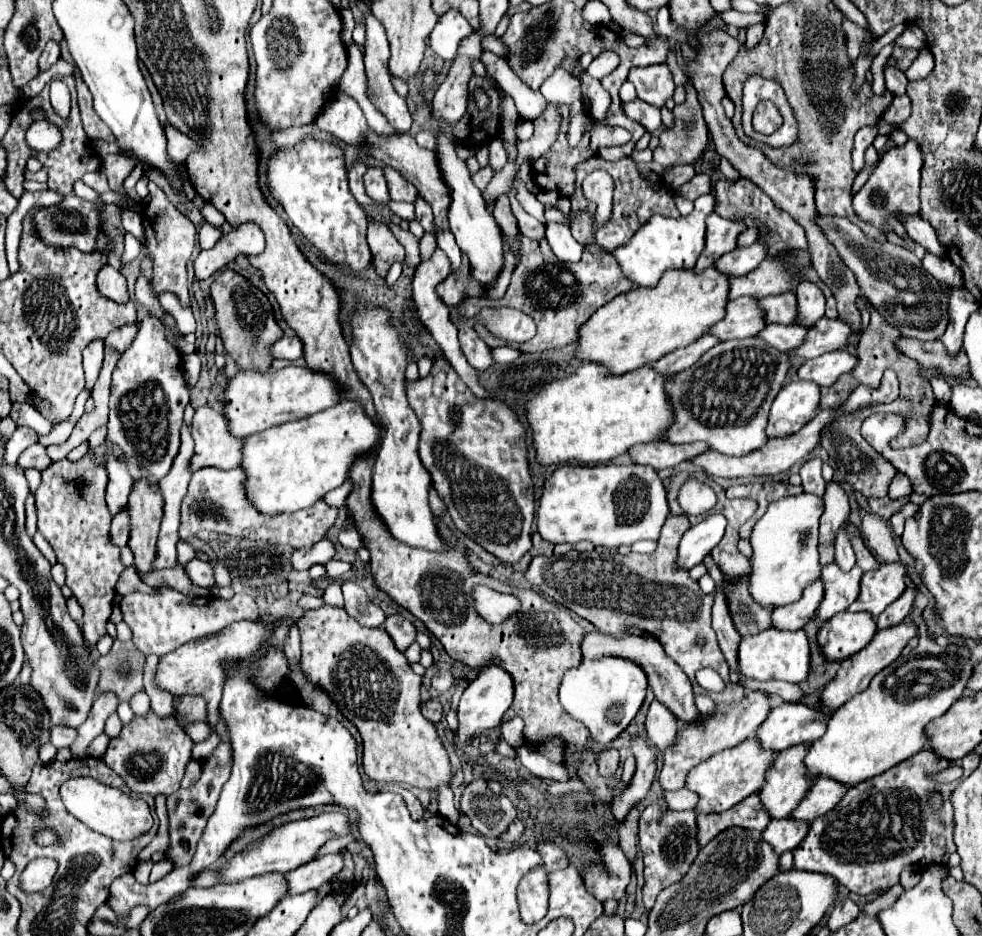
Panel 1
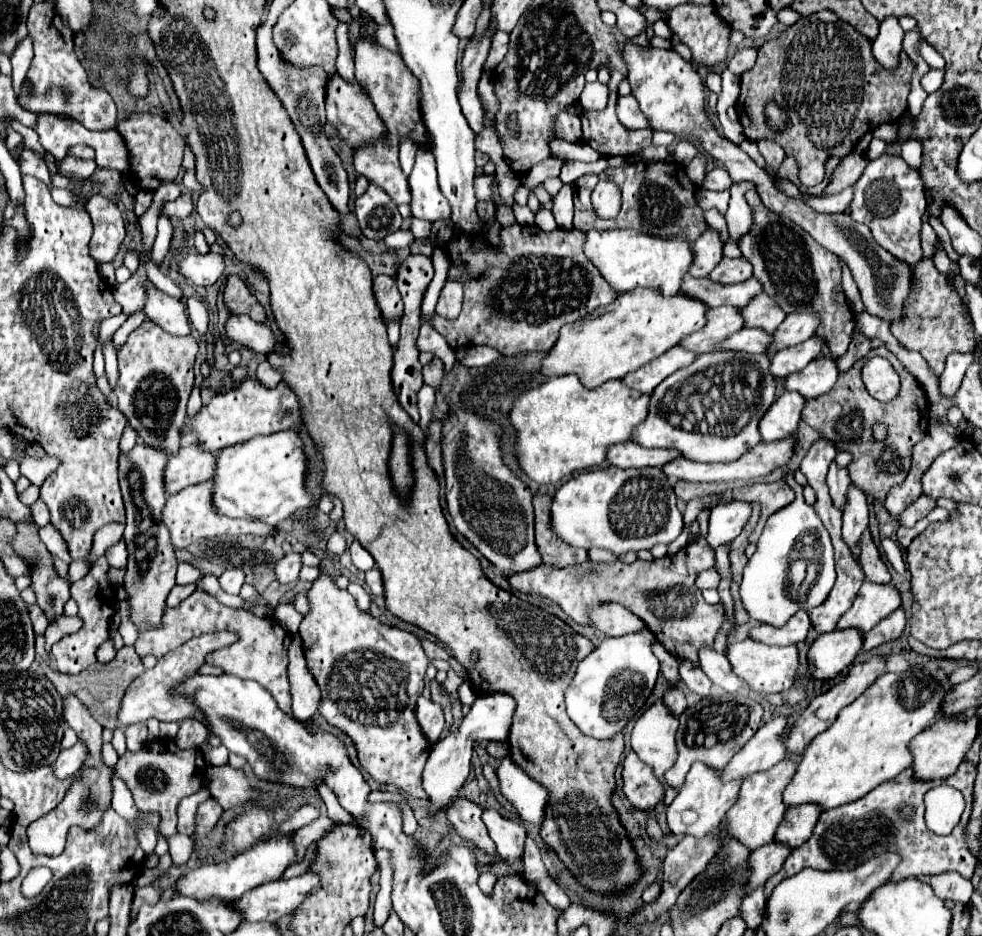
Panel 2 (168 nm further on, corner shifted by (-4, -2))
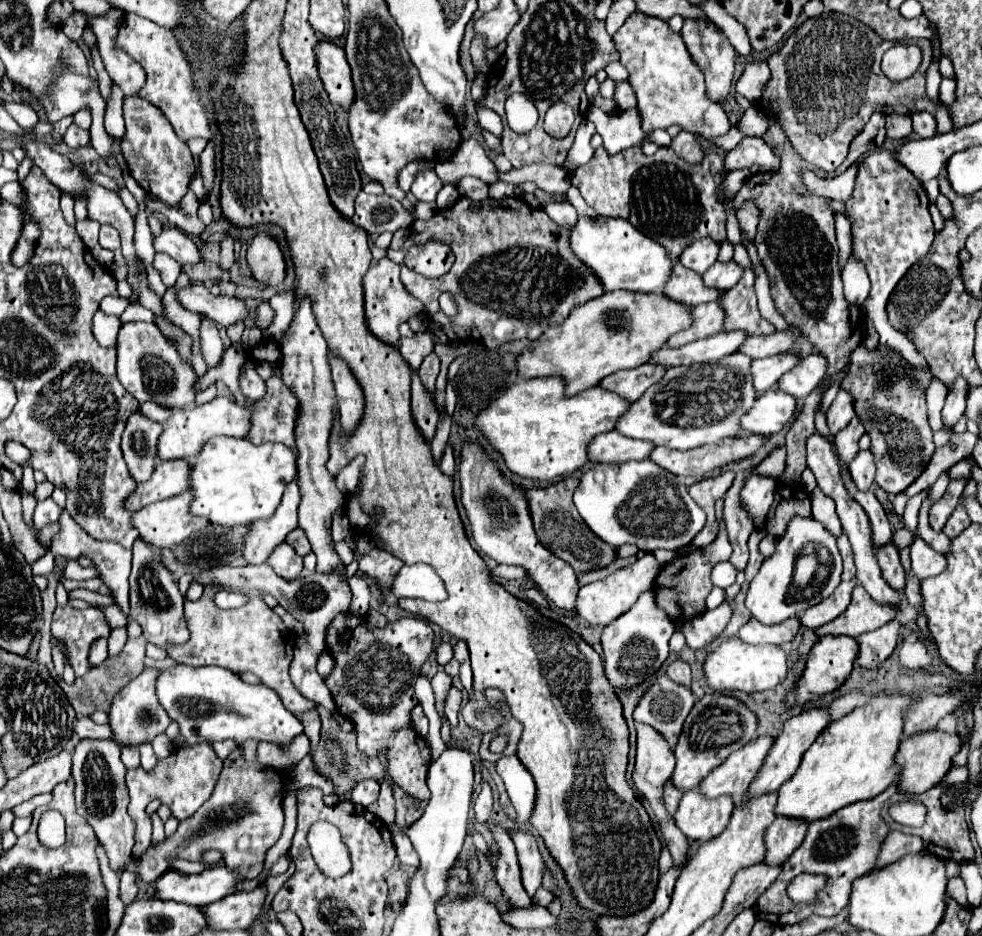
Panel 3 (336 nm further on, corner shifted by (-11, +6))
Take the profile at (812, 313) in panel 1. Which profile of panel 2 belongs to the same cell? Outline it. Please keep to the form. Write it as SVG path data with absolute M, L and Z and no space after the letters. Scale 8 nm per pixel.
M791 313L791 315L787 315L783 325L773 333L773 345L769 347L767 355L773 355L775 351L779 351L783 347L803 343L805 339L809 339L817 331L819 323L821 323L821 317L817 317L817 313Z

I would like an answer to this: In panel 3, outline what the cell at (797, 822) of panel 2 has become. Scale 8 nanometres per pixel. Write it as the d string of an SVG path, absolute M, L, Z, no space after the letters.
M776 817L774 823L768 827L768 831L764 833L764 843L766 843L764 863L770 867L782 865L794 853L794 849L800 847L804 835L806 835L806 825L800 825L800 821Z

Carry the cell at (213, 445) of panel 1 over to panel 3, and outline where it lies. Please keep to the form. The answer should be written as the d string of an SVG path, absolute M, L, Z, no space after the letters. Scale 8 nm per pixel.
M182 459L160 461L154 467L152 477L134 489L124 507L130 511L140 511L150 503L170 499L174 495L184 493L186 489L188 489L188 463Z

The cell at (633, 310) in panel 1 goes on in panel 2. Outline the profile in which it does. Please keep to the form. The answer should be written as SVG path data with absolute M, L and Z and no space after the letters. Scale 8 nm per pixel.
M633 289L629 293L619 295L613 303L605 307L597 307L593 313L587 313L581 321L565 325L561 329L557 345L543 359L541 373L547 377L575 373L579 375L581 383L587 389L595 389L609 379L621 379L633 369L639 369L641 365L657 359L673 345L679 345L679 341L685 339L689 333L695 333L697 329L701 329L705 325L707 309L709 309L707 305L701 305L701 301L693 301L693 297L685 297L685 293L679 293L673 297L661 297L657 289Z

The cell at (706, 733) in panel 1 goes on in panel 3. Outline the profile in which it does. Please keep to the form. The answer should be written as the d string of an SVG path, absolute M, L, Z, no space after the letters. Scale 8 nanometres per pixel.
M710 693L702 697L700 701L694 703L690 715L686 717L682 735L678 737L678 743L674 747L676 769L670 781L680 791L694 789L706 777L706 773L710 773L710 769L718 767L730 753L750 743L754 739L754 733L756 733L756 715L746 705L722 693Z

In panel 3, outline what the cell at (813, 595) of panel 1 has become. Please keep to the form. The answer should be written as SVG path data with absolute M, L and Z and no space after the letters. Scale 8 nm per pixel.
M790 617L788 621L782 621L780 625L762 625L760 621L750 619L746 625L740 627L738 637L750 645L778 645L780 647L792 641L798 629L800 629L798 617Z

